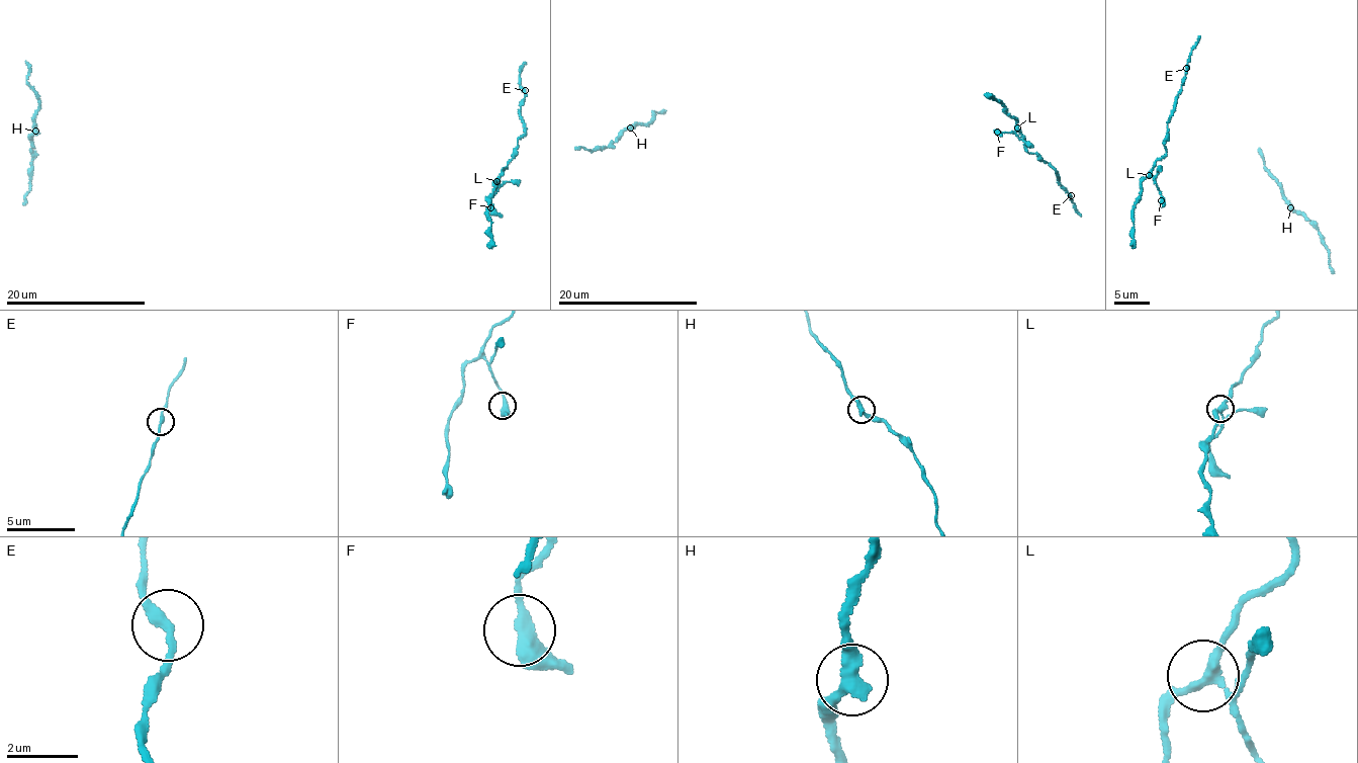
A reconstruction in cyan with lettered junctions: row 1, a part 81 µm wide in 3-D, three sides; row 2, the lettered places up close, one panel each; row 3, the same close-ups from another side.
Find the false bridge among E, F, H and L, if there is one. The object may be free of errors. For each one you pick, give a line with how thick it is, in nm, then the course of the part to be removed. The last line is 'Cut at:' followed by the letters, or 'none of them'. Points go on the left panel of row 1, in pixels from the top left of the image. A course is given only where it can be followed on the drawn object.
Cut at: none of them

